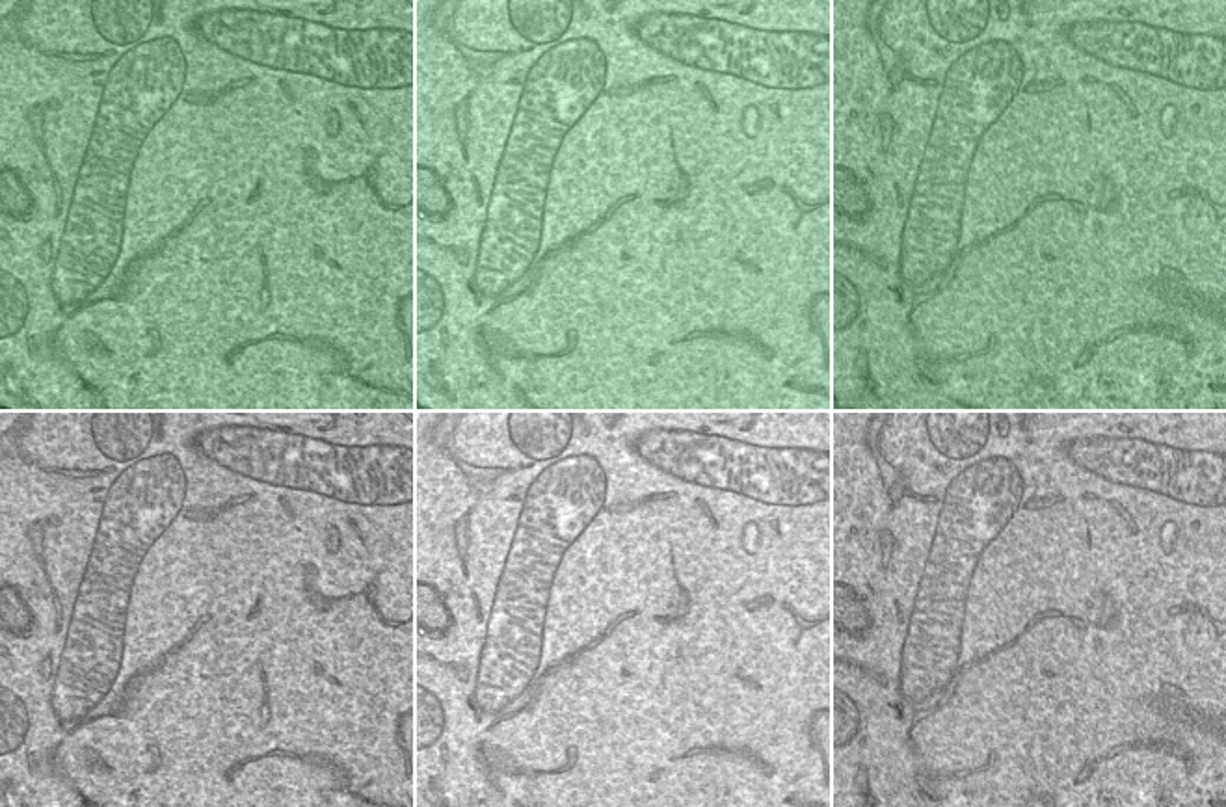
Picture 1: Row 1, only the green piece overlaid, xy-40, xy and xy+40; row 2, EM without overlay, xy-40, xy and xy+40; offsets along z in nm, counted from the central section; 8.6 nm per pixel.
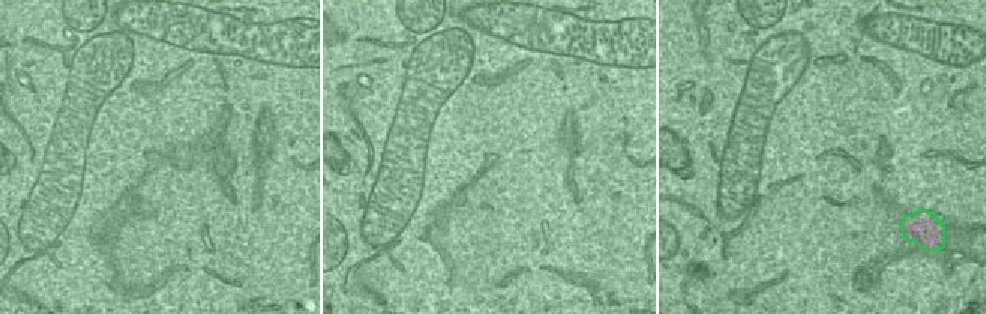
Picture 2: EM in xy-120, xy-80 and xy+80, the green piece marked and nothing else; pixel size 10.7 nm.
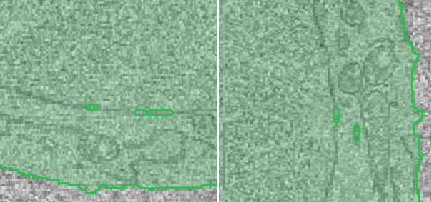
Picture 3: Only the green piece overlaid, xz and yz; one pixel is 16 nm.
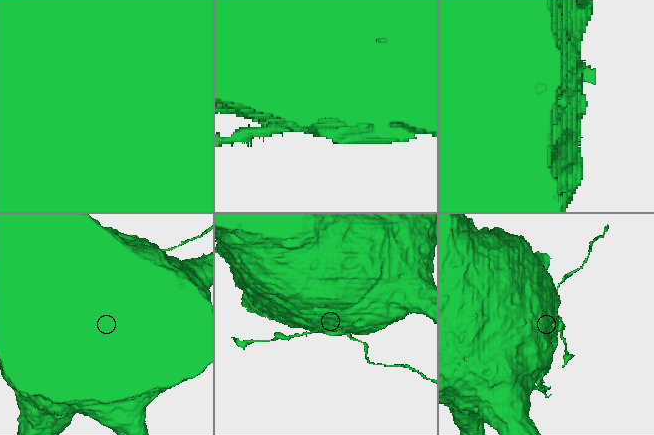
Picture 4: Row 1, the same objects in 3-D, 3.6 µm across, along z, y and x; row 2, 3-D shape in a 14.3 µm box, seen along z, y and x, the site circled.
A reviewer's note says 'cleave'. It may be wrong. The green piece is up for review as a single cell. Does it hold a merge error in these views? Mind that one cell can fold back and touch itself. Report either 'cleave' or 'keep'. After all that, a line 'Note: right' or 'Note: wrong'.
cleave
Note: right

